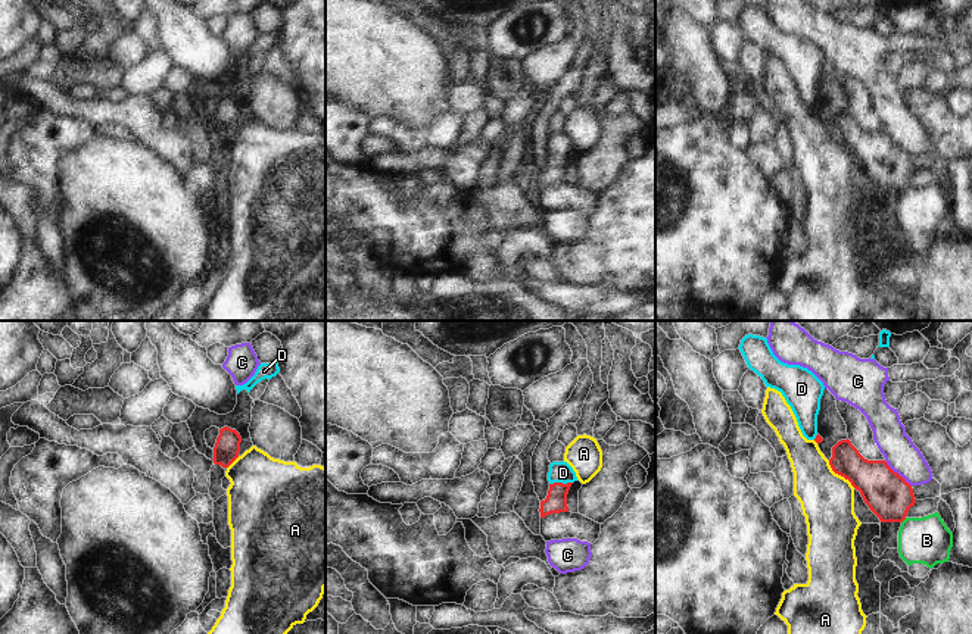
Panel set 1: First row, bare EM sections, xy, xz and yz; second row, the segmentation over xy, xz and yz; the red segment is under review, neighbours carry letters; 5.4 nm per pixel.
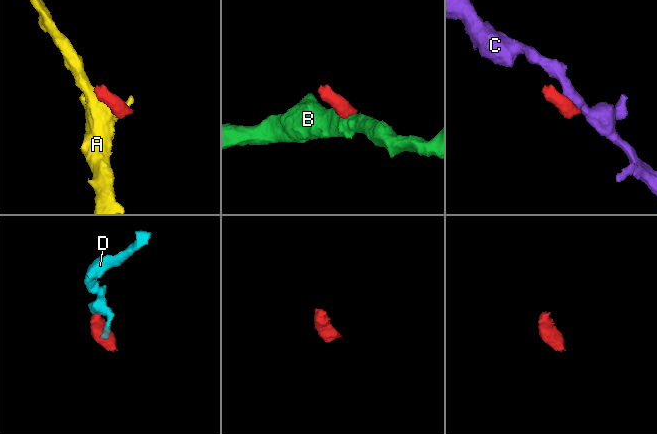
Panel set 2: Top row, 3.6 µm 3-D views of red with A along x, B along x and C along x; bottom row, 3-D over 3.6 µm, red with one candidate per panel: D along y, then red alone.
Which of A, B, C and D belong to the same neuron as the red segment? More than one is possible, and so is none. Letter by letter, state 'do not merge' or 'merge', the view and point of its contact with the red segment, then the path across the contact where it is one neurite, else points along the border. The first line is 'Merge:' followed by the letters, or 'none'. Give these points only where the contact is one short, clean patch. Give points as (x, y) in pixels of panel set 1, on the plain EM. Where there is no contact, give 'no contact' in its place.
Merge: D
A: do not merge; contact yz (840, 144)
B: do not merge; contact yz (903, 190); border yz (906, 189), (902, 193)
C: do not merge; contact yz (896, 143)
D: merge; contact xz (560, 153); way xz (555, 172), (560, 153), (563, 143)

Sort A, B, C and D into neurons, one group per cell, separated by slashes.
A / B / C / D

